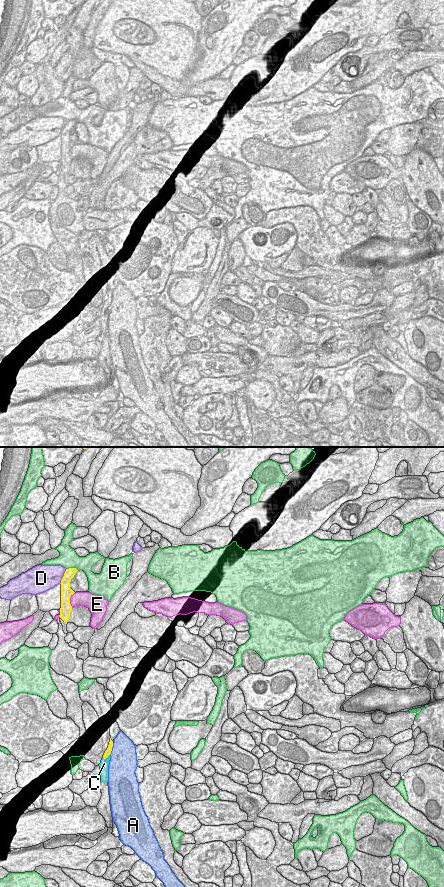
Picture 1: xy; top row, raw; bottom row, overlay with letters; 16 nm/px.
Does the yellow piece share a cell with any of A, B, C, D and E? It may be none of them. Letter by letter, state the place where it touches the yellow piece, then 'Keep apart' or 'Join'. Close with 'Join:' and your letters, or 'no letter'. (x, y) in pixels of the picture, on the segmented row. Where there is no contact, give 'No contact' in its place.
A: Touches yellow at xy (111, 749). Keep apart
B: Touches yellow at xy (72, 568). Keep apart
C: Touches yellow at xy (106, 757). Join
D: Touches yellow at xy (63, 576). Keep apart
E: Touches yellow at xy (69, 599). Keep apart
Join: C

